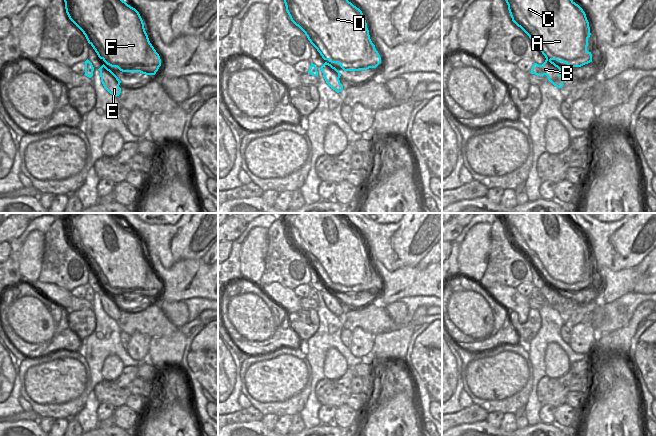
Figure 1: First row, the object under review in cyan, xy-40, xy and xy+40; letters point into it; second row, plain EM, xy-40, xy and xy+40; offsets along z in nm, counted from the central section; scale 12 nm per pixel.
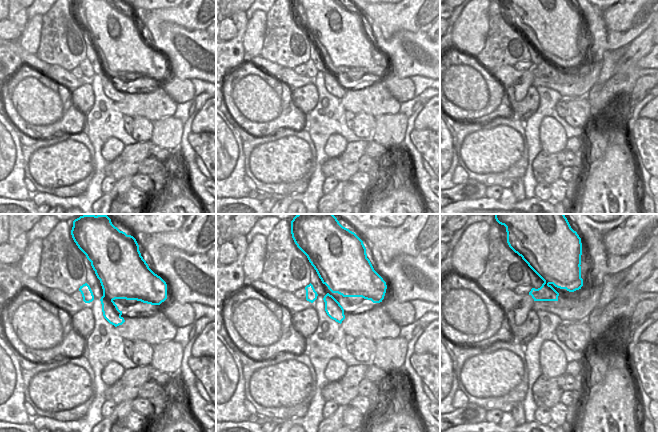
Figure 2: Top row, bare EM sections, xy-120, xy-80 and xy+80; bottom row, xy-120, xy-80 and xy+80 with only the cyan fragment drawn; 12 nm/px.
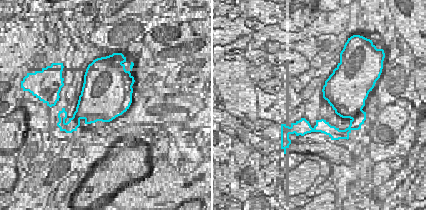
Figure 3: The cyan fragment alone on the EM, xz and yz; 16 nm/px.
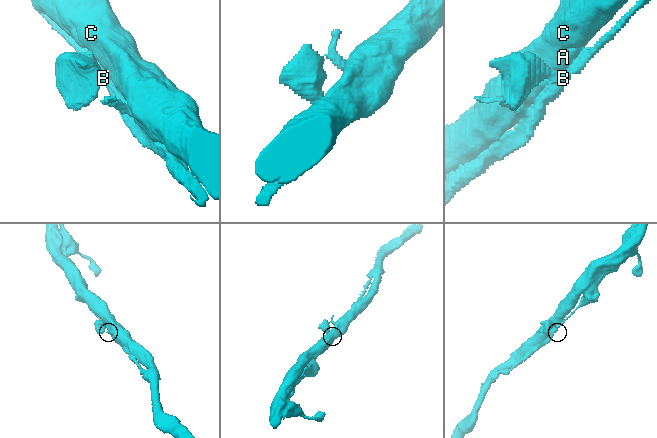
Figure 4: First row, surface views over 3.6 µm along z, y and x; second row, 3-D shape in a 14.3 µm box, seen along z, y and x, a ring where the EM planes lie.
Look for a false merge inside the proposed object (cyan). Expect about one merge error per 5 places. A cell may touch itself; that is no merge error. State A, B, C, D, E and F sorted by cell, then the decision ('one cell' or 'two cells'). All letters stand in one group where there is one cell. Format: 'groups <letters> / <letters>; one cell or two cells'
groups A B C D E F; one cell

